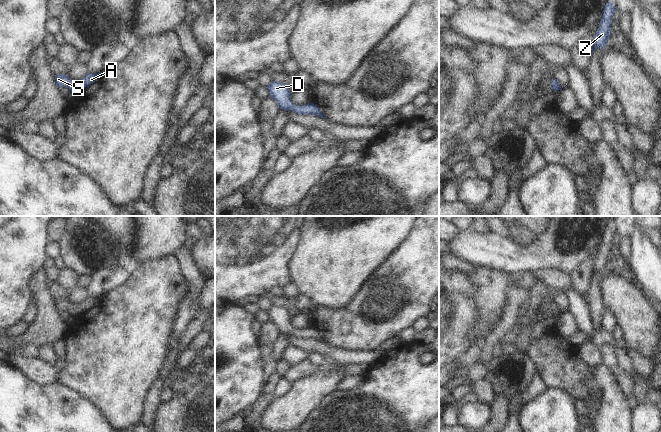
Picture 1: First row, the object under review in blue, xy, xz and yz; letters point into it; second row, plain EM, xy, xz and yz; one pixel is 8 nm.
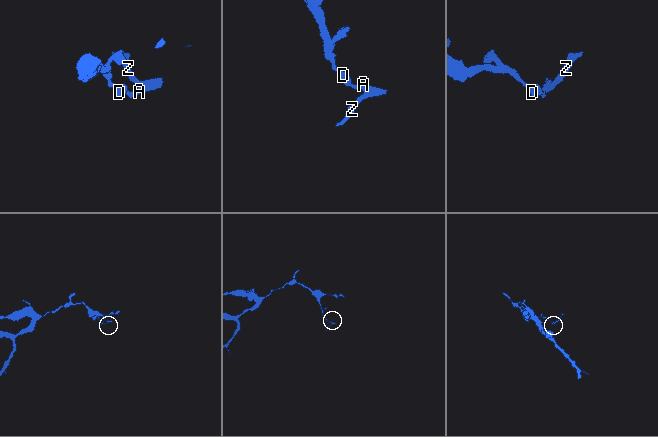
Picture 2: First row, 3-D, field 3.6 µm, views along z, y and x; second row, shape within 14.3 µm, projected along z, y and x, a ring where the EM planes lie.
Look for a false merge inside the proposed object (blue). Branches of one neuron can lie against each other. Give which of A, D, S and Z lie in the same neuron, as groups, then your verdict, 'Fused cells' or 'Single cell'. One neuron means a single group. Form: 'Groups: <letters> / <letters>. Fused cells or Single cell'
Groups: A D S Z. Single cell.

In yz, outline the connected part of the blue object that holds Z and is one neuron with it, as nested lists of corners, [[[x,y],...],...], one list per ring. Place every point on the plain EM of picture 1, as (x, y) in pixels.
[[[613,225],[608,226],[604,231],[601,246],[594,261],[592,278],[595,273],[604,273],[604,271],[608,269],[612,251],[612,241],[615,236],[616,231],[614,230]]]

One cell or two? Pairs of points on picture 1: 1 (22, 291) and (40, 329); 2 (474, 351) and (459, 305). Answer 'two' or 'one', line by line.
1: two
2: two

